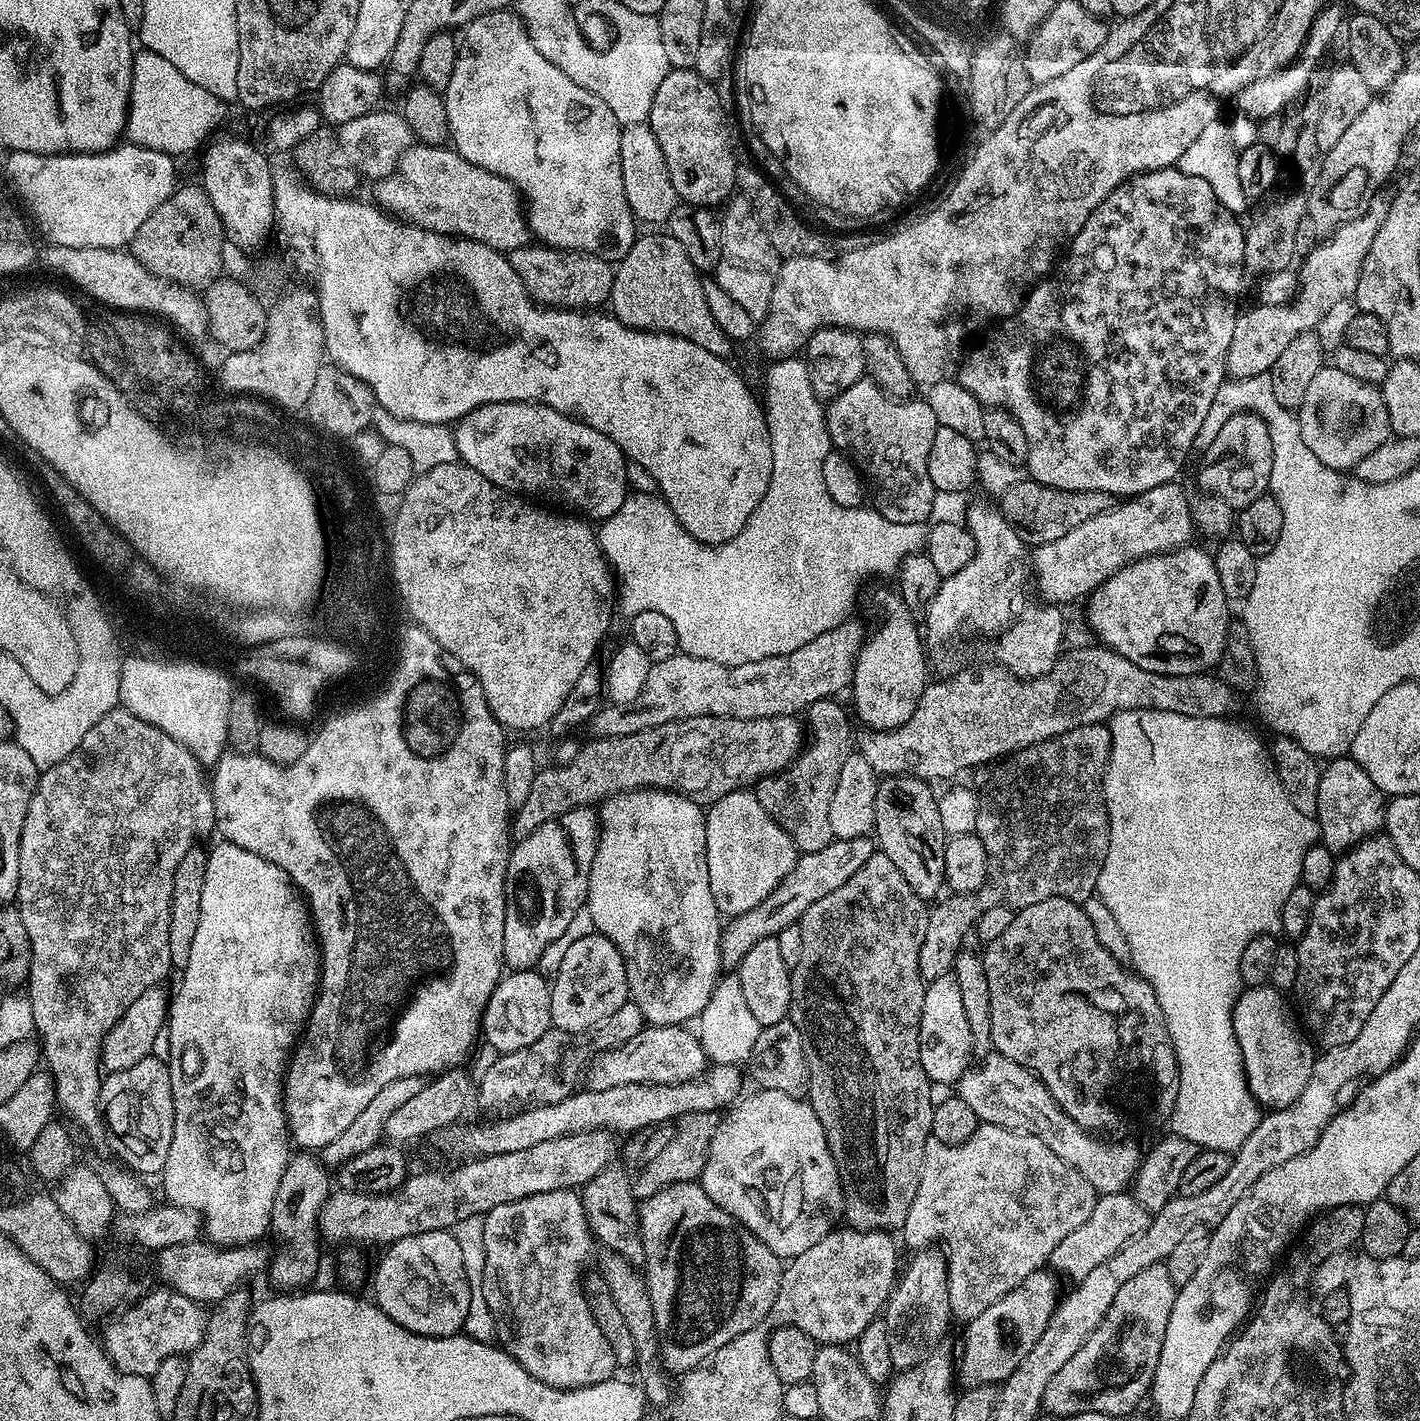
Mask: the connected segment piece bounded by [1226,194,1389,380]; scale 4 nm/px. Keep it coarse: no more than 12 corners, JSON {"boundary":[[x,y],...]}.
{"boundary":[[1389,201],[1317,243],[1287,304],[1241,311],[1226,372],[1267,376],[1298,334],[1351,301]]}

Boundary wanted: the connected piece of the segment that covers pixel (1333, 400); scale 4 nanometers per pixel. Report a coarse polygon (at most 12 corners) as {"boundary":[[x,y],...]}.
{"boundary":[[1342,370],[1314,374],[1302,442],[1352,470],[1390,439],[1384,393]]}

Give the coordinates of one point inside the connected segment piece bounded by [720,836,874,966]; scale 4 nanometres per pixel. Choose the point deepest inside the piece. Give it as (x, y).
(816, 873)

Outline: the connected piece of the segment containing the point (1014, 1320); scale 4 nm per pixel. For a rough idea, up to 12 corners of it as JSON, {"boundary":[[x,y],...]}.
{"boundary":[[1030,1274],[967,1321],[954,1368],[999,1385],[1056,1312],[1055,1278]]}

